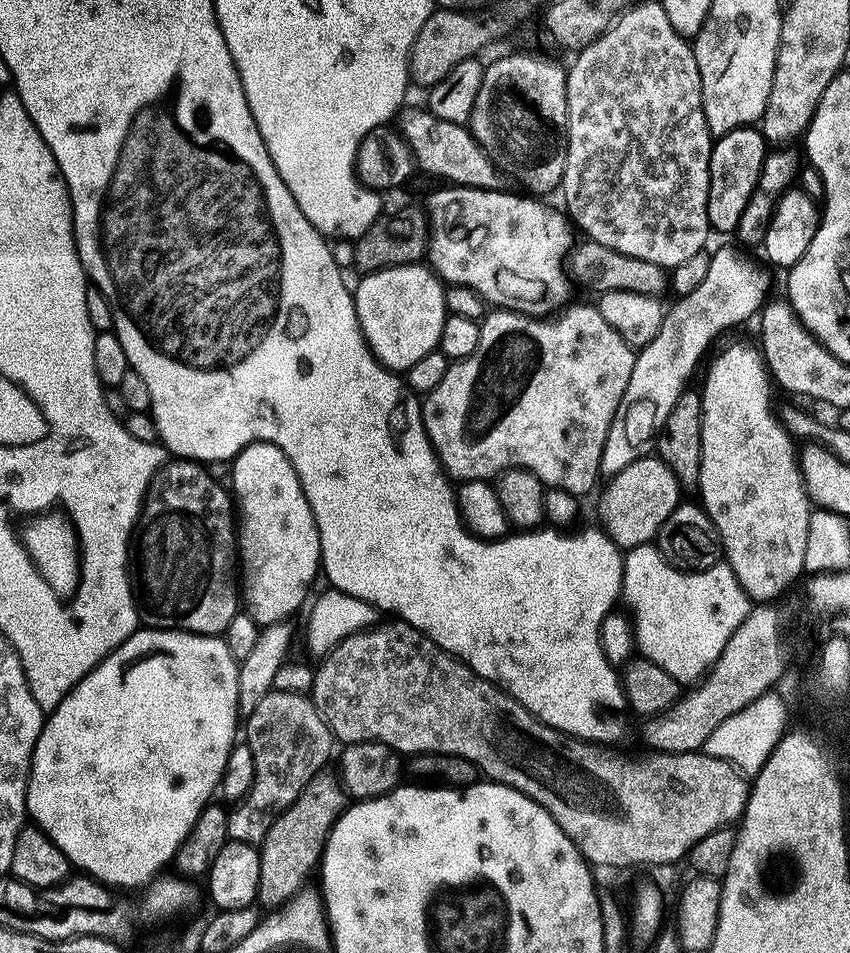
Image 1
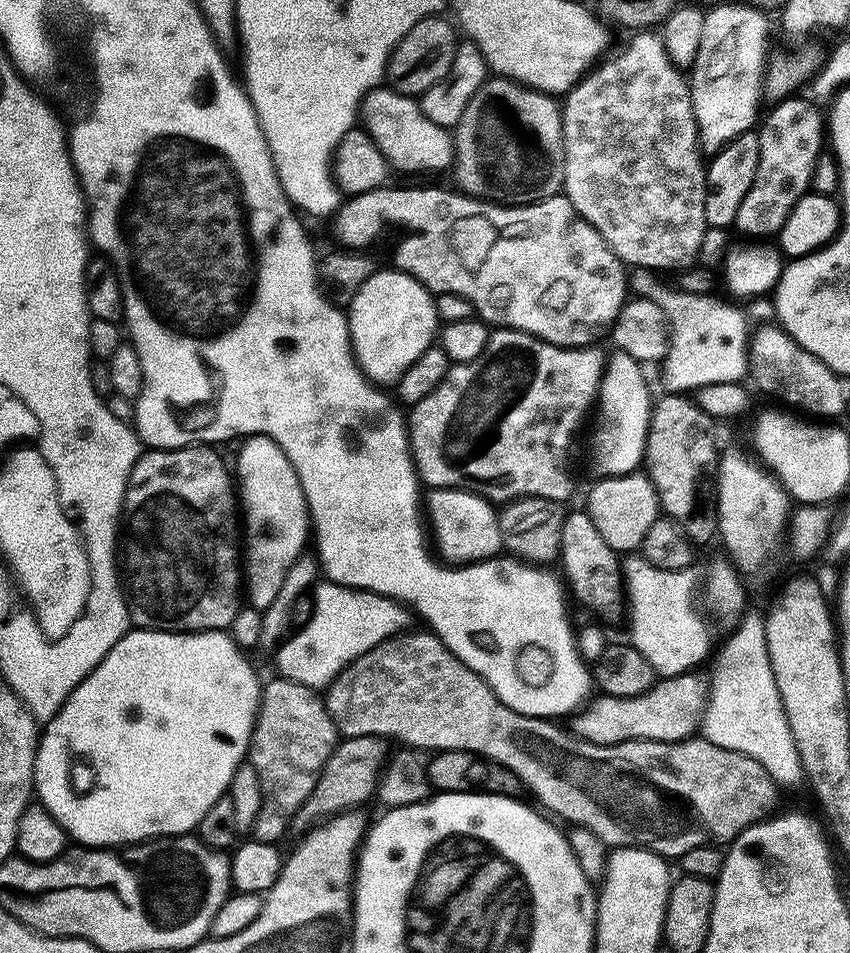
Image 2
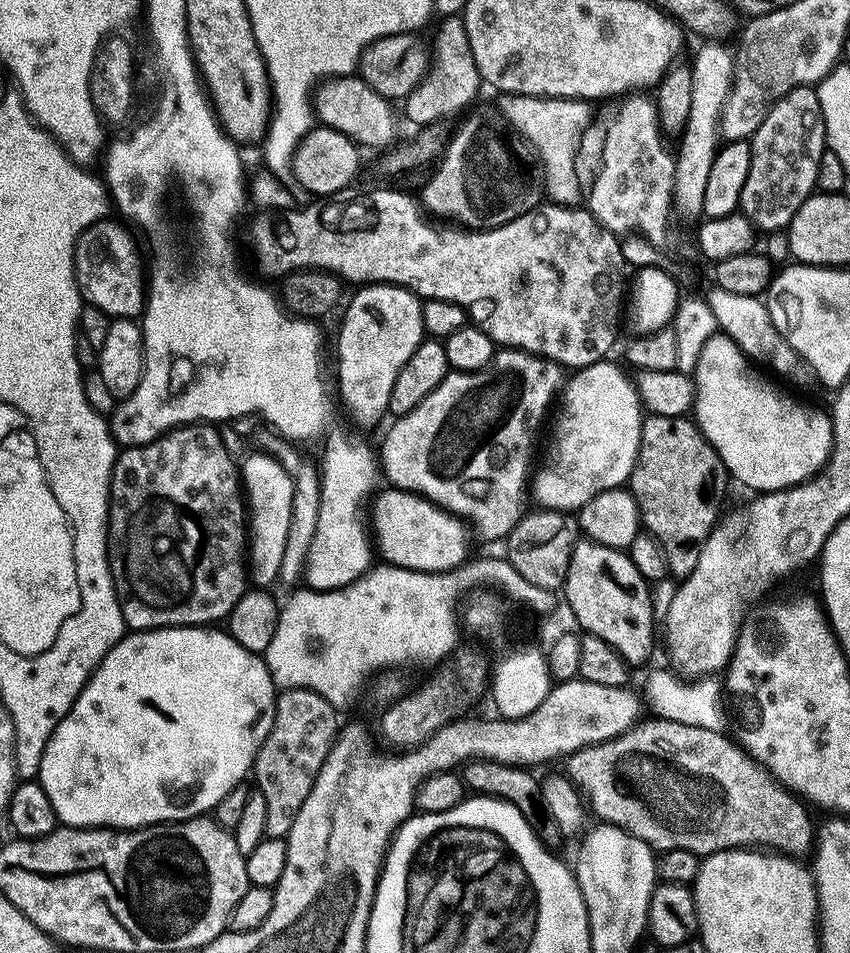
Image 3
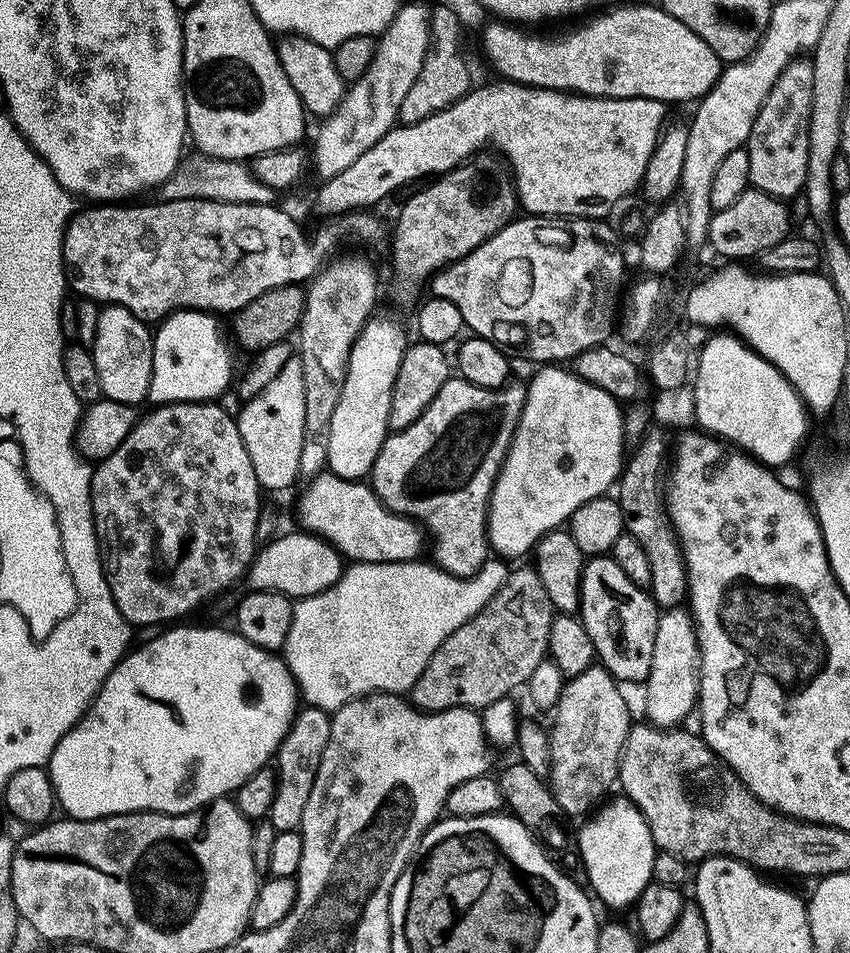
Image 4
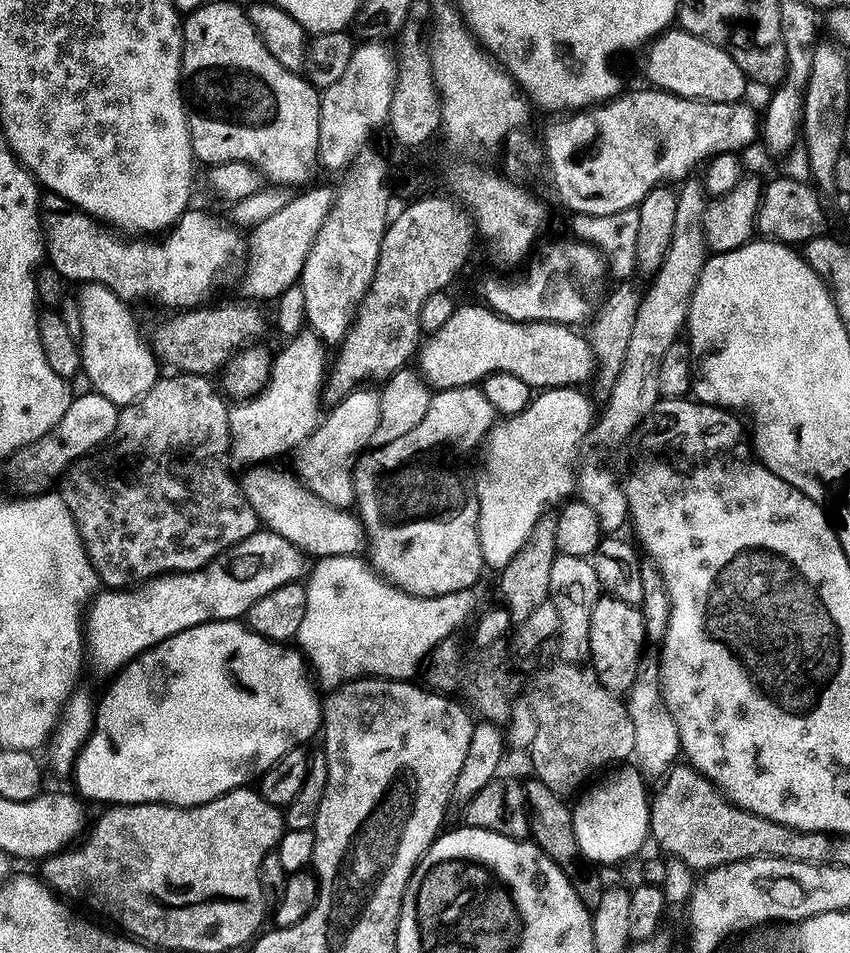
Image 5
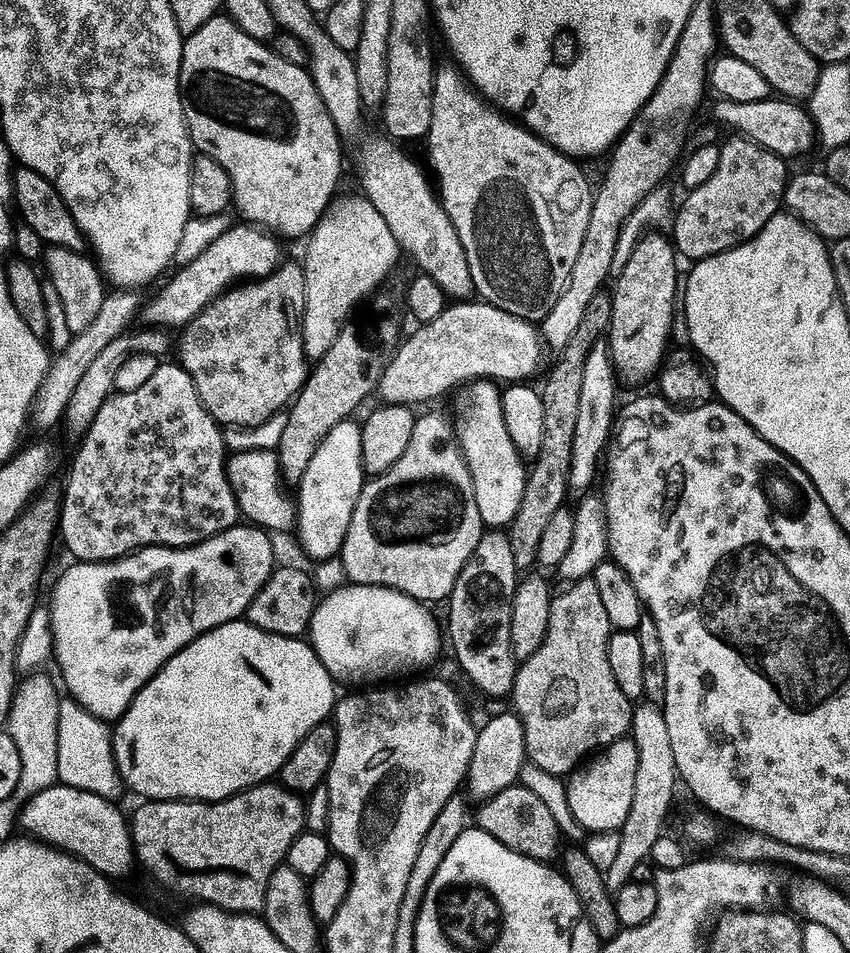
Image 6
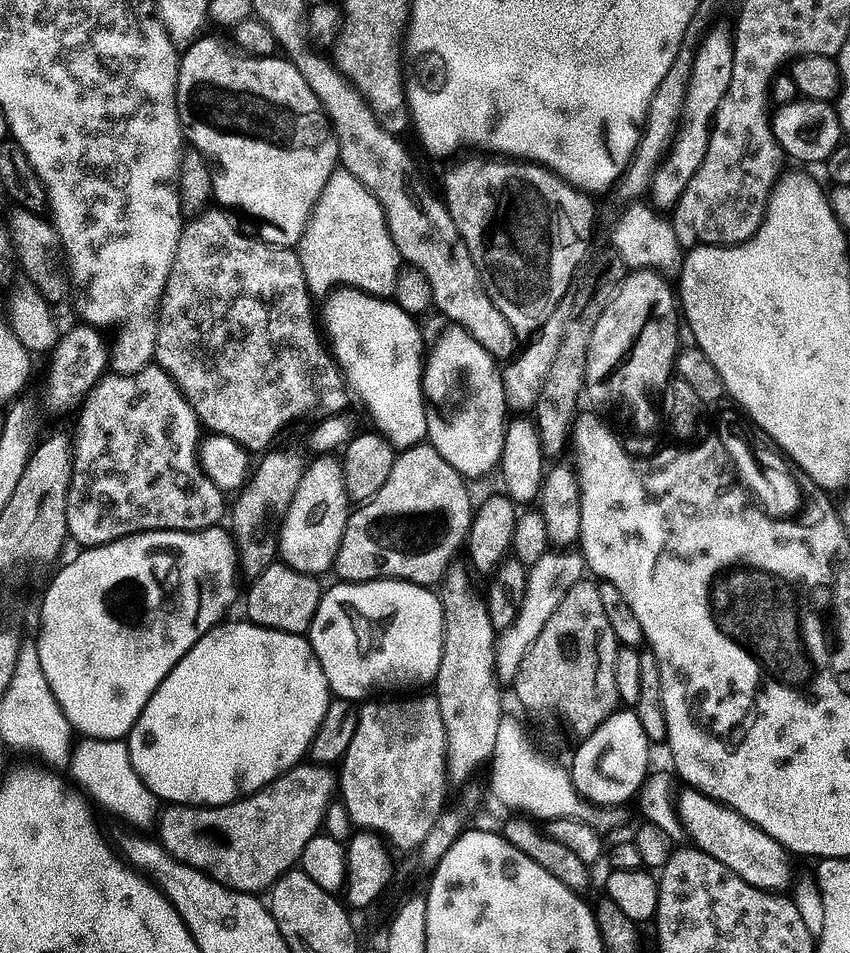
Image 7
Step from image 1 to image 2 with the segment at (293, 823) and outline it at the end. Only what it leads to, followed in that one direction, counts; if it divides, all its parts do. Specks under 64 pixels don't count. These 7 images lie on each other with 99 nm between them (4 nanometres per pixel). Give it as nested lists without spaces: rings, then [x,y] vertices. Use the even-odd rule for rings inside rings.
[[[377,736],[345,739],[324,767],[314,794],[299,814],[299,823],[312,826],[325,818],[335,818],[353,810],[363,809],[363,804],[371,796],[373,799],[377,795],[382,773],[390,760],[388,748],[389,741],[380,740]]]

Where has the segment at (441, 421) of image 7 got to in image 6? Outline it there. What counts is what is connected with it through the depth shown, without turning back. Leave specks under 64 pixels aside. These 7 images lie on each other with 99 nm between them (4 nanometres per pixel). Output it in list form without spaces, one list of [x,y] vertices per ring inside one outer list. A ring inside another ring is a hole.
[[[483,379],[473,380],[455,393],[454,435],[474,478],[478,514],[482,514],[482,522],[492,530],[504,530],[511,525],[518,514],[518,506],[522,506],[522,494],[528,485],[529,474],[525,457],[521,456],[514,442],[510,442],[502,414],[501,395],[501,389],[495,383]]]

